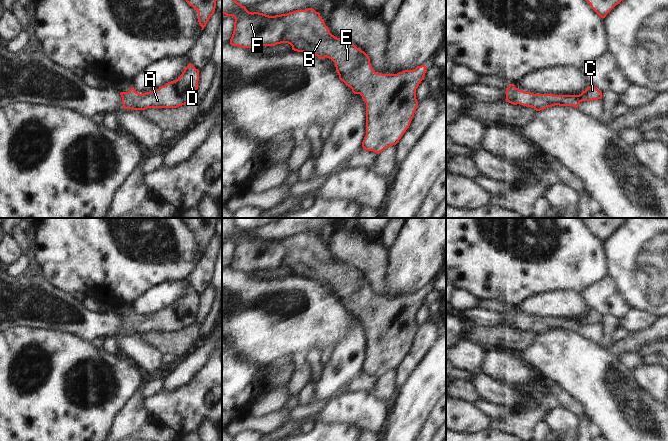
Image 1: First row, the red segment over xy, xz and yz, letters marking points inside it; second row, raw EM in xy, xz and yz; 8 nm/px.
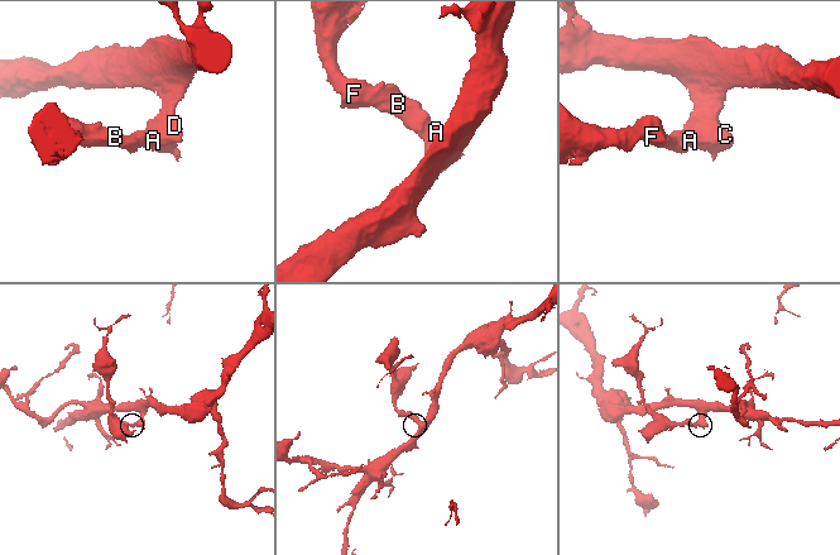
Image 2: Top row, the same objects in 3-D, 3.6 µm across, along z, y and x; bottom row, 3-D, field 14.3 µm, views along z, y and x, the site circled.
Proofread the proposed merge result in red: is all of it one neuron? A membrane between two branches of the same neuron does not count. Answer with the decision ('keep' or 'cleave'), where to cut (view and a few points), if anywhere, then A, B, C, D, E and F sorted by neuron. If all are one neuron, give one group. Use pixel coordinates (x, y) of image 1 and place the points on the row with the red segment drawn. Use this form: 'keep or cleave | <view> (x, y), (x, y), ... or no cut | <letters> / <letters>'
keep | no cut | A B C D E F

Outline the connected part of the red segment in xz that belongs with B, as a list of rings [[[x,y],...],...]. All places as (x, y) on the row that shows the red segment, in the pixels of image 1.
[[[222,0],[222,13],[235,19],[230,39],[233,46],[251,48],[288,43],[294,51],[313,54],[320,59],[331,59],[335,63],[339,79],[350,87],[354,94],[360,94],[366,103],[366,135],[362,142],[363,149],[379,154],[384,149],[396,145],[409,128],[418,107],[416,89],[424,80],[427,71],[424,64],[397,74],[376,73],[369,56],[352,42],[332,35],[320,13],[313,8],[269,16],[249,12],[235,0]]]

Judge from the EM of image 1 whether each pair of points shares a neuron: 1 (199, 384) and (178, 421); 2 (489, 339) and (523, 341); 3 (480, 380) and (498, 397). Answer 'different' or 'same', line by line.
1: same
2: same
3: same

